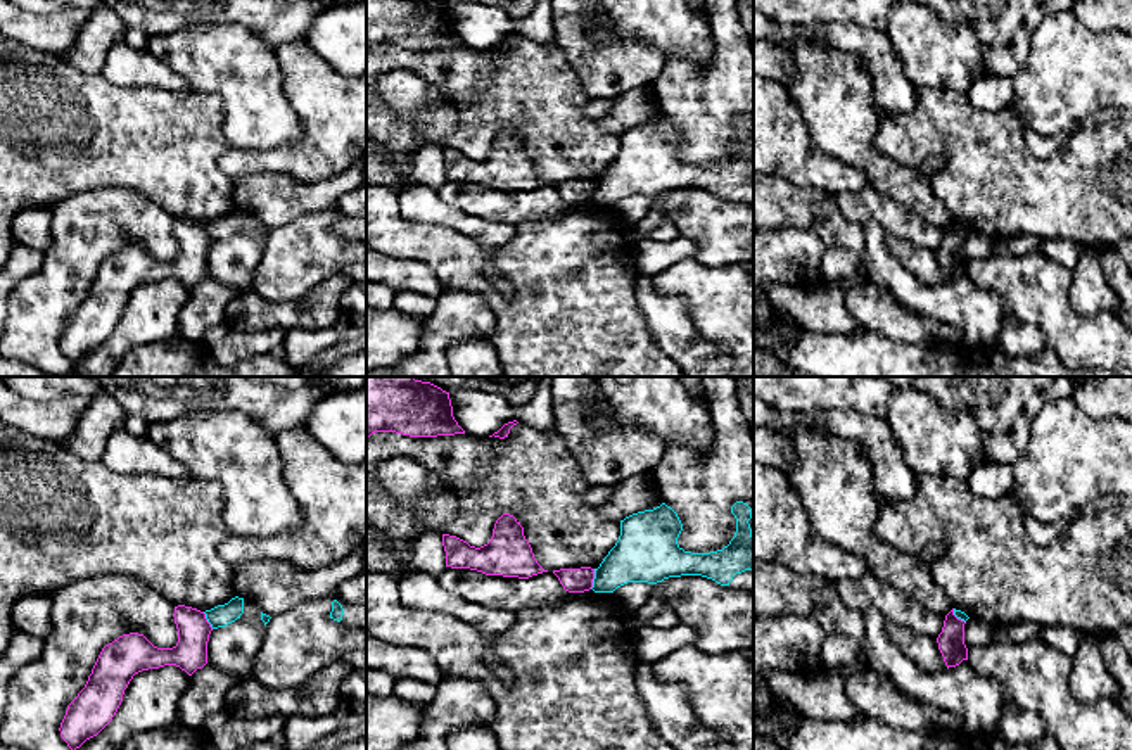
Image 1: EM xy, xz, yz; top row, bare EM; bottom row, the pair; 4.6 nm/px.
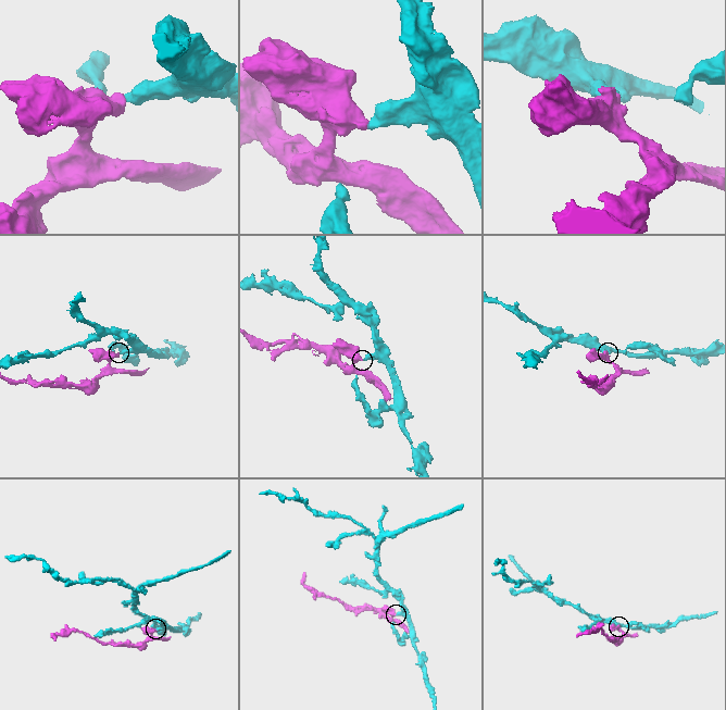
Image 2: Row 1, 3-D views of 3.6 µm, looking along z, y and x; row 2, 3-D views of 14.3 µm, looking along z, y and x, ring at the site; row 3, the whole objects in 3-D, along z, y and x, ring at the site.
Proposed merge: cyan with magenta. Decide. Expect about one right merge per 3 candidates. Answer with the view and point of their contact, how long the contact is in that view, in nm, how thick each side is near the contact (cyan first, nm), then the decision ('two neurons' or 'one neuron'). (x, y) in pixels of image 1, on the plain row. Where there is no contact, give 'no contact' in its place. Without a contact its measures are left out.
xz (593, 192) | 100 nm | 260/110 nm | two neurons

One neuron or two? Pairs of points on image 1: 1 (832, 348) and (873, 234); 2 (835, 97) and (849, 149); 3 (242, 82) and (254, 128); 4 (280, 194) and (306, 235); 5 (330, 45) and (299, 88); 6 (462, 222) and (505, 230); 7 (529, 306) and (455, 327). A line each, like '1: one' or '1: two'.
1: two
2: one
3: one
4: two
5: two
6: one
7: two

